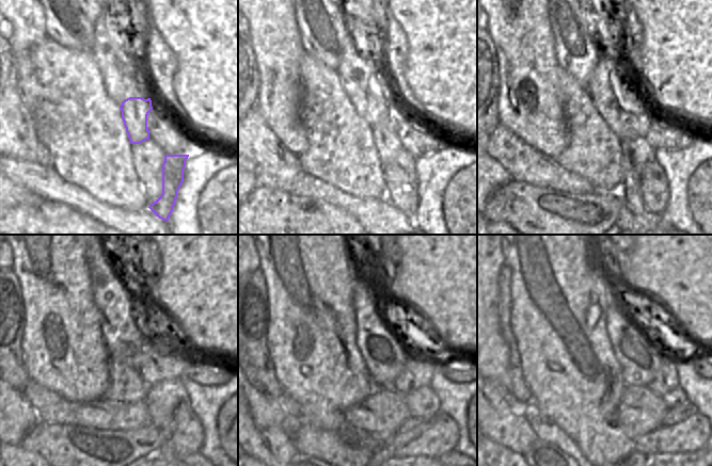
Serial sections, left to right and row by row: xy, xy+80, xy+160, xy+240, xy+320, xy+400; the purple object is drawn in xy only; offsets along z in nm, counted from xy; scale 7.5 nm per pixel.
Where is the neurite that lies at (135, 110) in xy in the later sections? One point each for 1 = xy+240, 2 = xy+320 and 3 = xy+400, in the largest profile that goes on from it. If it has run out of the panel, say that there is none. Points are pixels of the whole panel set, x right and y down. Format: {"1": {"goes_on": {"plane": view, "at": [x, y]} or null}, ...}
{"1": {"goes_on": {"plane": "xy+240", "at": [162, 399]}}, "2": {"goes_on": {"plane": "xy+320", "at": [423, 403]}}, "3": {"goes_on": {"plane": "xy+400", "at": [677, 397]}}}

